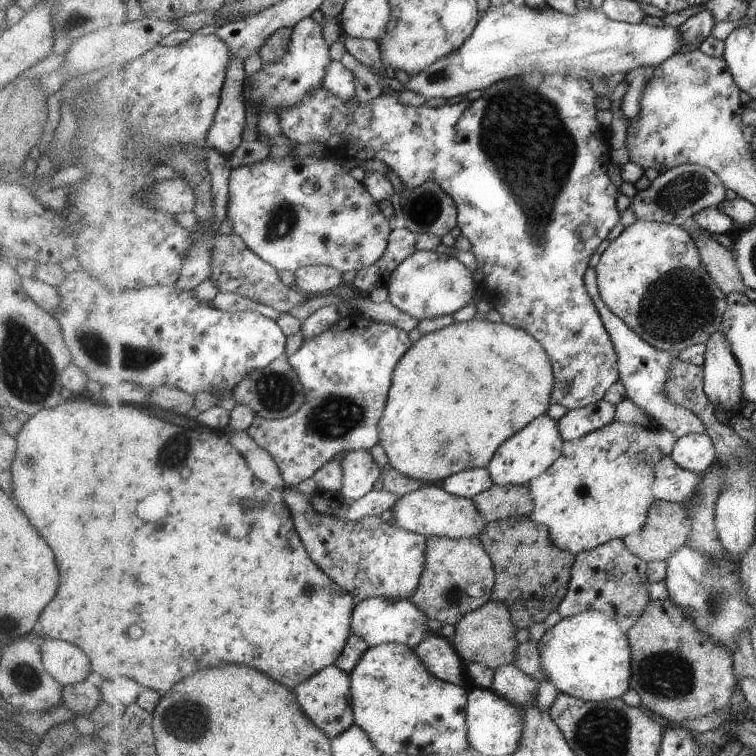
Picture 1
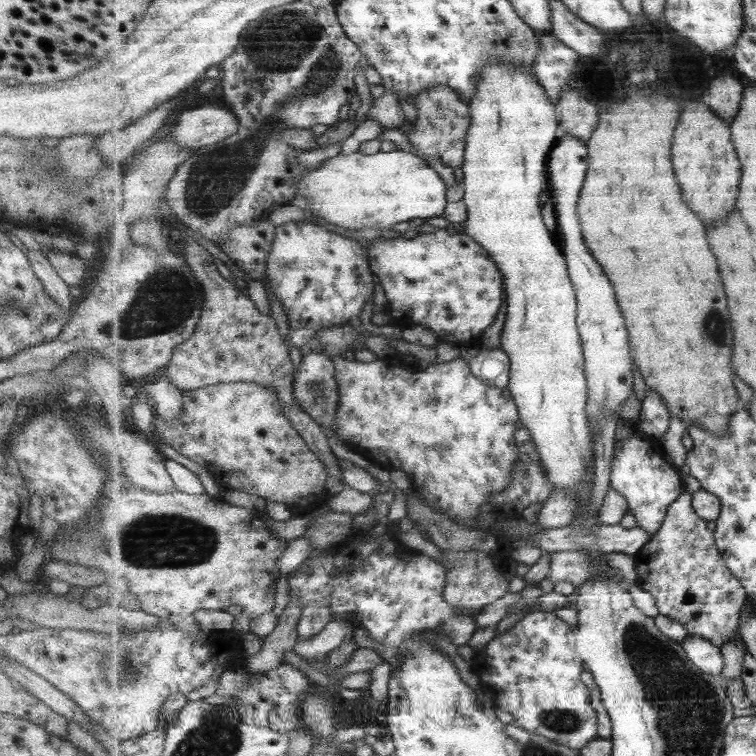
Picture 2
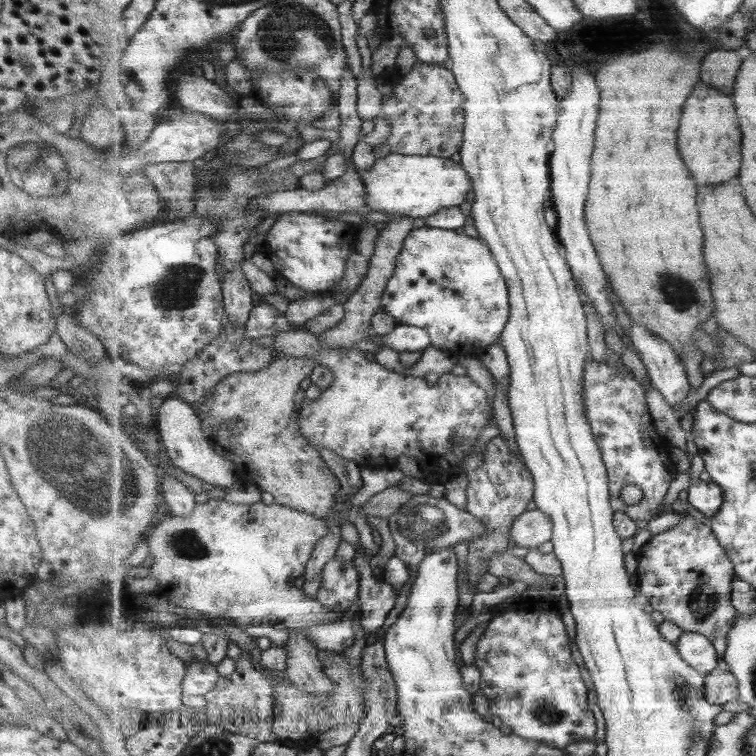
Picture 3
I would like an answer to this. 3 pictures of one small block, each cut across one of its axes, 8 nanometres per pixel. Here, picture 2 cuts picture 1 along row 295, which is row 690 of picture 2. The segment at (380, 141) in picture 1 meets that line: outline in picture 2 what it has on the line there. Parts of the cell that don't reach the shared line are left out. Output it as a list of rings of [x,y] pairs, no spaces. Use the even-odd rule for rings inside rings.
[[[554,609],[550,612],[539,610],[526,614],[522,619],[517,621],[513,627],[505,631],[503,635],[494,637],[483,648],[483,658],[487,658],[487,660],[483,660],[483,662],[481,662],[481,664],[483,664],[483,666],[481,666],[483,670],[479,670],[477,674],[479,674],[481,682],[483,682],[483,684],[487,684],[487,686],[490,686],[492,692],[496,694],[496,704],[498,705],[498,708],[505,712],[509,712],[514,716],[514,723],[523,727],[525,730],[531,731],[535,734],[540,734],[541,736],[550,738],[556,743],[577,750],[583,749],[583,747],[589,745],[591,741],[600,738],[598,710],[595,708],[591,698],[590,687],[587,686],[585,682],[583,682],[582,676],[583,671],[585,670],[585,662],[583,661],[583,658],[579,656],[577,651],[576,634],[574,631],[571,631],[569,624],[567,624],[565,620],[561,620],[561,618],[559,618],[559,616],[554,613]]]

